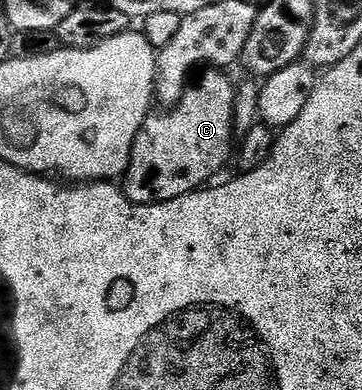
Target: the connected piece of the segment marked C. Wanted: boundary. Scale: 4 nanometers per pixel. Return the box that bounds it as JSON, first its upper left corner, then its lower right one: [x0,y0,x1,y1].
[123,68,235,204]

